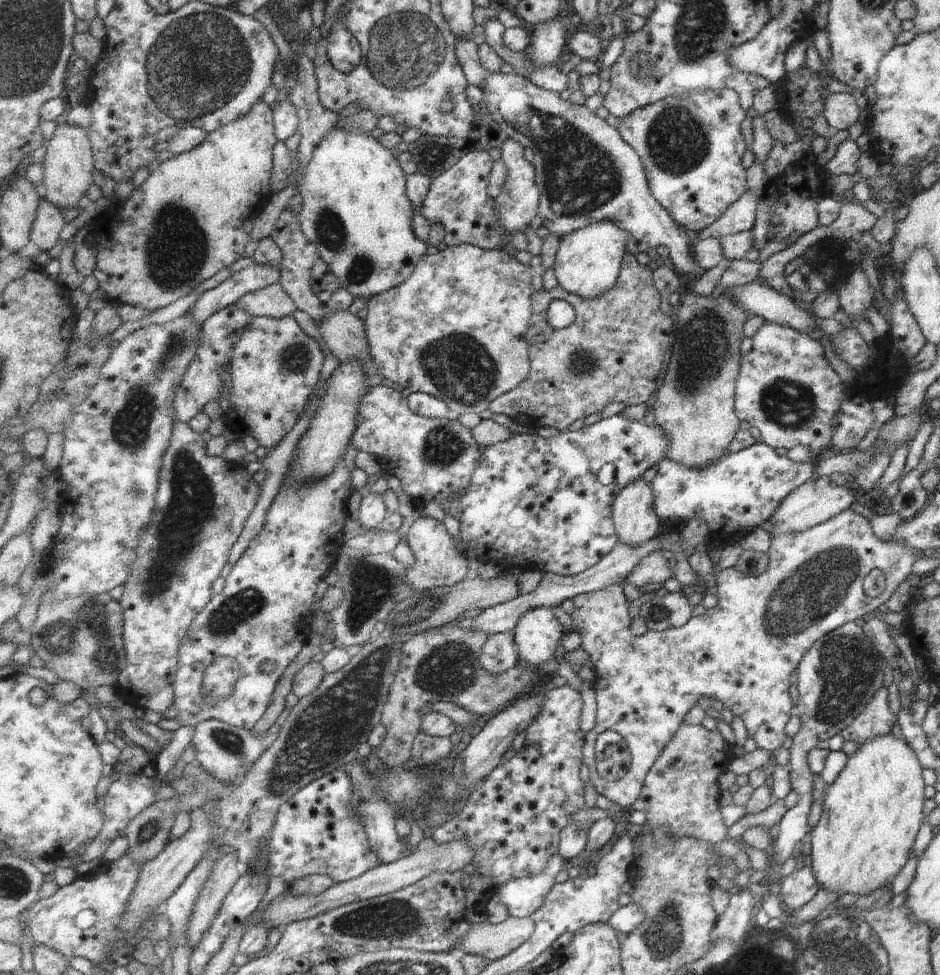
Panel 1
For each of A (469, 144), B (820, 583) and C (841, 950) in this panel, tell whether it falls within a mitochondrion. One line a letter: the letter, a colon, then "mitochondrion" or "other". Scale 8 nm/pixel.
A: other
B: mitochondrion
C: mitochondrion

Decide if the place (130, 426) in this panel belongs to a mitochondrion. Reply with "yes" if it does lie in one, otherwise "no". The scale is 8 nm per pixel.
yes

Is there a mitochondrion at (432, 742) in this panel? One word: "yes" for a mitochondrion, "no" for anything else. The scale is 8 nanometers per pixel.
no

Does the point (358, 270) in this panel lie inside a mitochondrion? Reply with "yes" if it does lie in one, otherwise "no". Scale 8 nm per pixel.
yes

